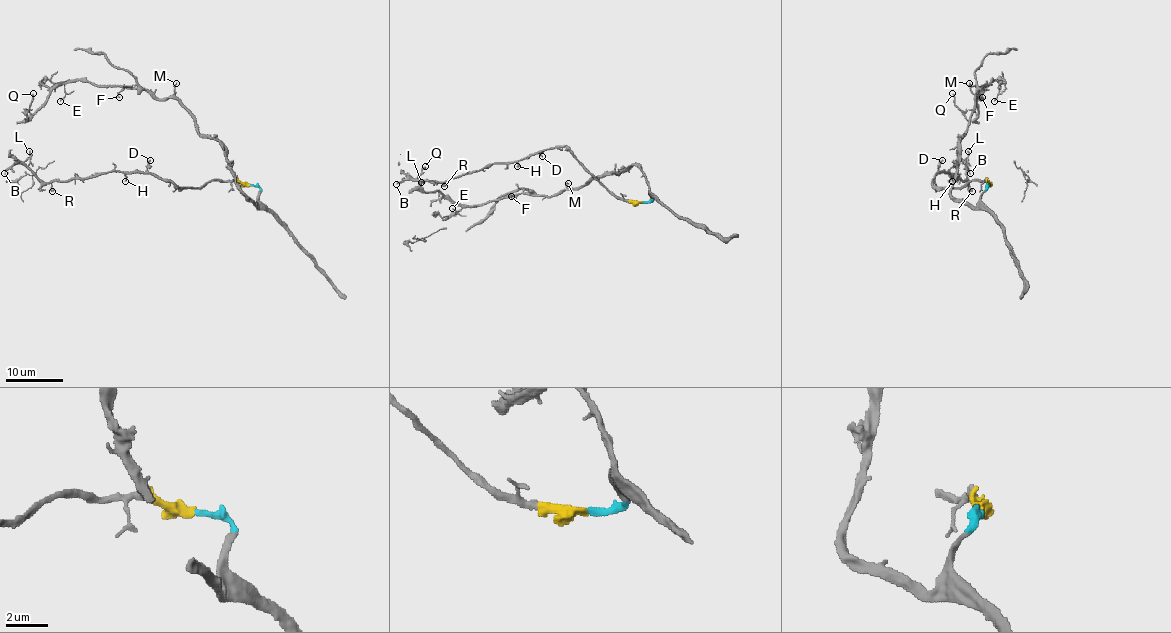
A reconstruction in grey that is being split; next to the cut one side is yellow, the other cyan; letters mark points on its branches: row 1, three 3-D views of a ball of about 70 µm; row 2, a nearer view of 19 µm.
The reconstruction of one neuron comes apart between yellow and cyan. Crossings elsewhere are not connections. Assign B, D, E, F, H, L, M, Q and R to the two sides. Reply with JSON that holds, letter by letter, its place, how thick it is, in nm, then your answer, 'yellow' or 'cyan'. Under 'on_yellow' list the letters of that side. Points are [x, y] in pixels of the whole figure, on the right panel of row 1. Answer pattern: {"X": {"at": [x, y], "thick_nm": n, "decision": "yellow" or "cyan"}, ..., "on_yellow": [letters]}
{"B": {"at": [970, 173], "thick_nm": 140, "decision": "yellow"}, "D": {"at": [942, 160], "thick_nm": 160, "decision": "yellow"}, "E": {"at": [994, 101], "thick_nm": 110, "decision": "cyan"}, "F": {"at": [982, 97], "thick_nm": 130, "decision": "cyan"}, "H": {"at": [952, 181], "thick_nm": 140, "decision": "yellow"}, "L": {"at": [968, 151], "thick_nm": 120, "decision": "yellow"}, "M": {"at": [969, 83], "thick_nm": 160, "decision": "cyan"}, "Q": {"at": [952, 93], "thick_nm": 170, "decision": "cyan"}, "R": {"at": [972, 191], "thick_nm": 140, "decision": "yellow"}, "on_yellow": ["B", "D", "H", "L", "R"]}

